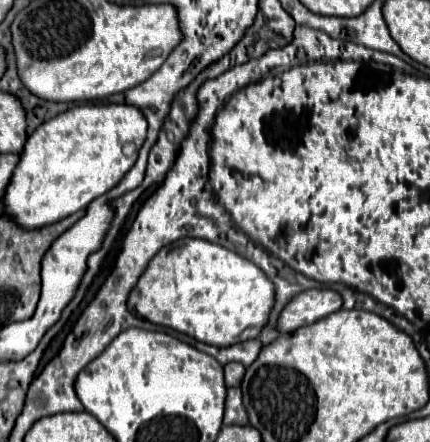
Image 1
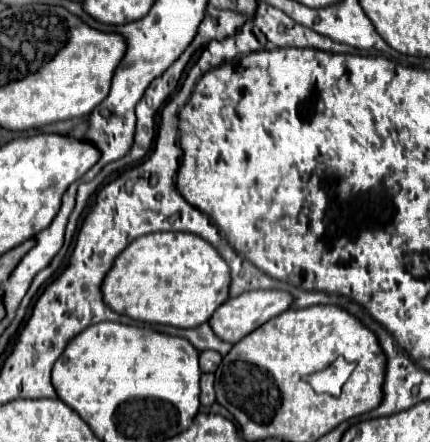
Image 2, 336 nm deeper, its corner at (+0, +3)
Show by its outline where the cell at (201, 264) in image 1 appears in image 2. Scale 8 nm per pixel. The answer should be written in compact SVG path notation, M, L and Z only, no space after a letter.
M151 233L135 239L115 259L115 267L109 271L103 283L103 299L113 311L129 315L135 321L193 329L207 323L213 311L217 311L217 307L229 299L229 285L231 269L211 243L193 233Z

